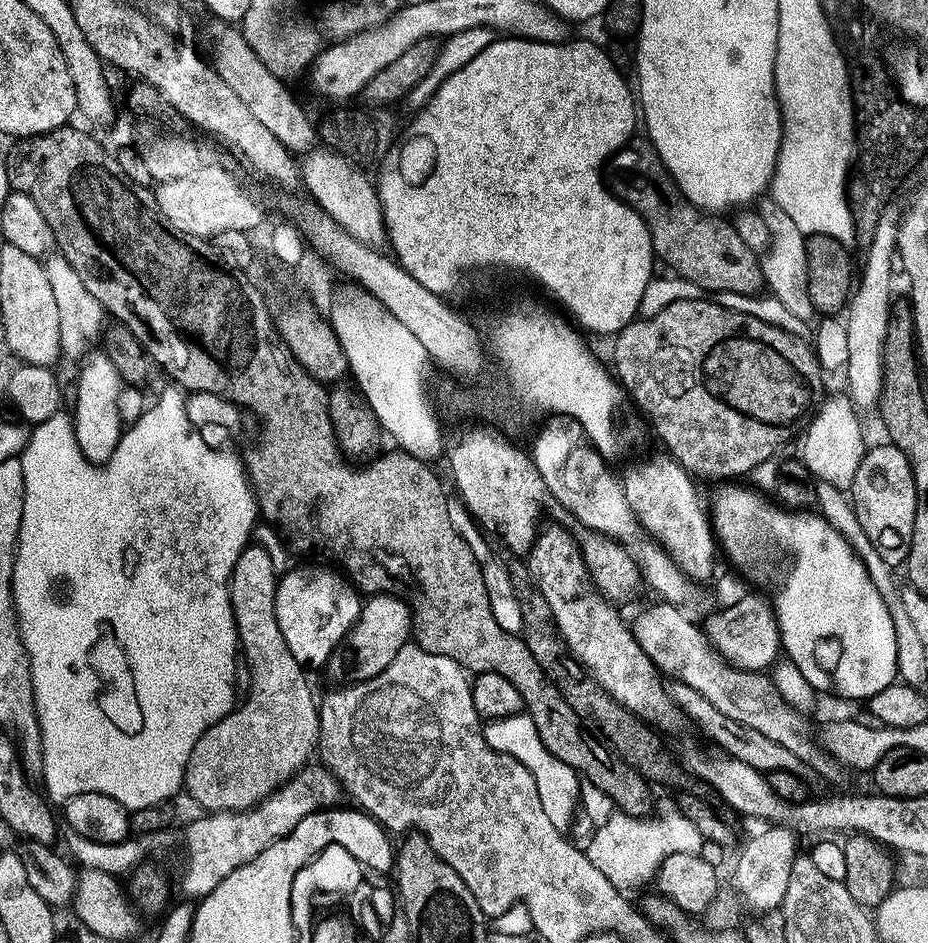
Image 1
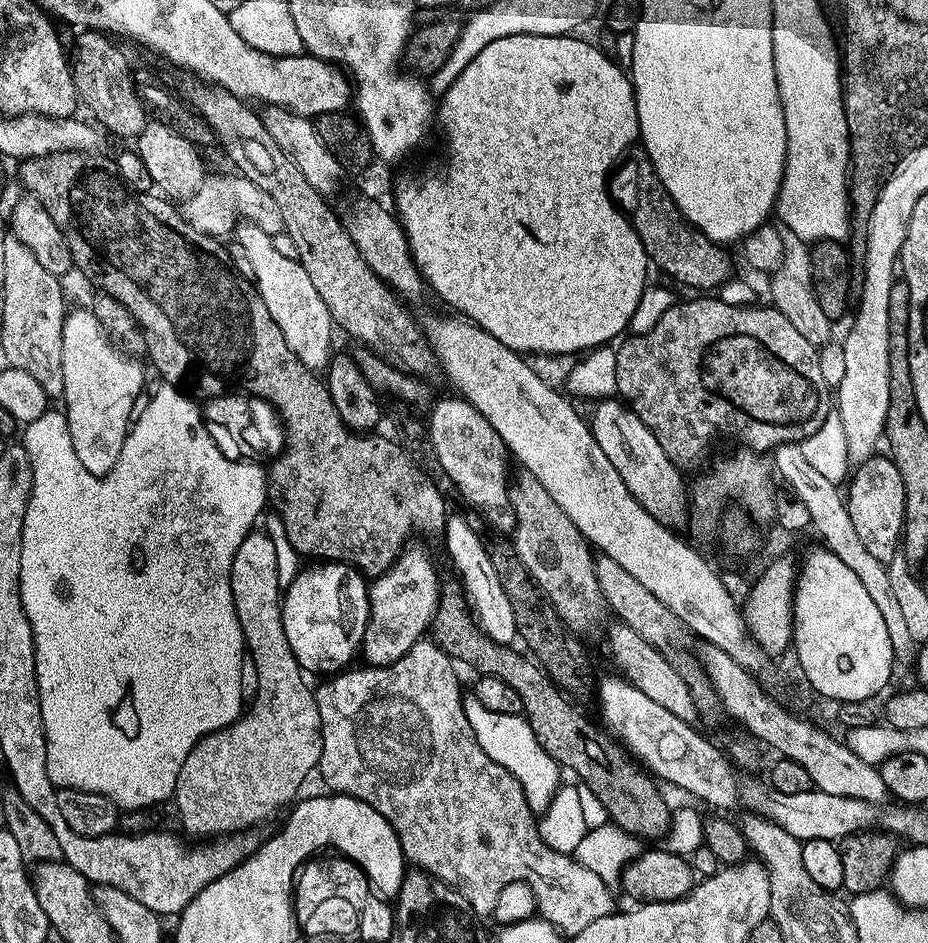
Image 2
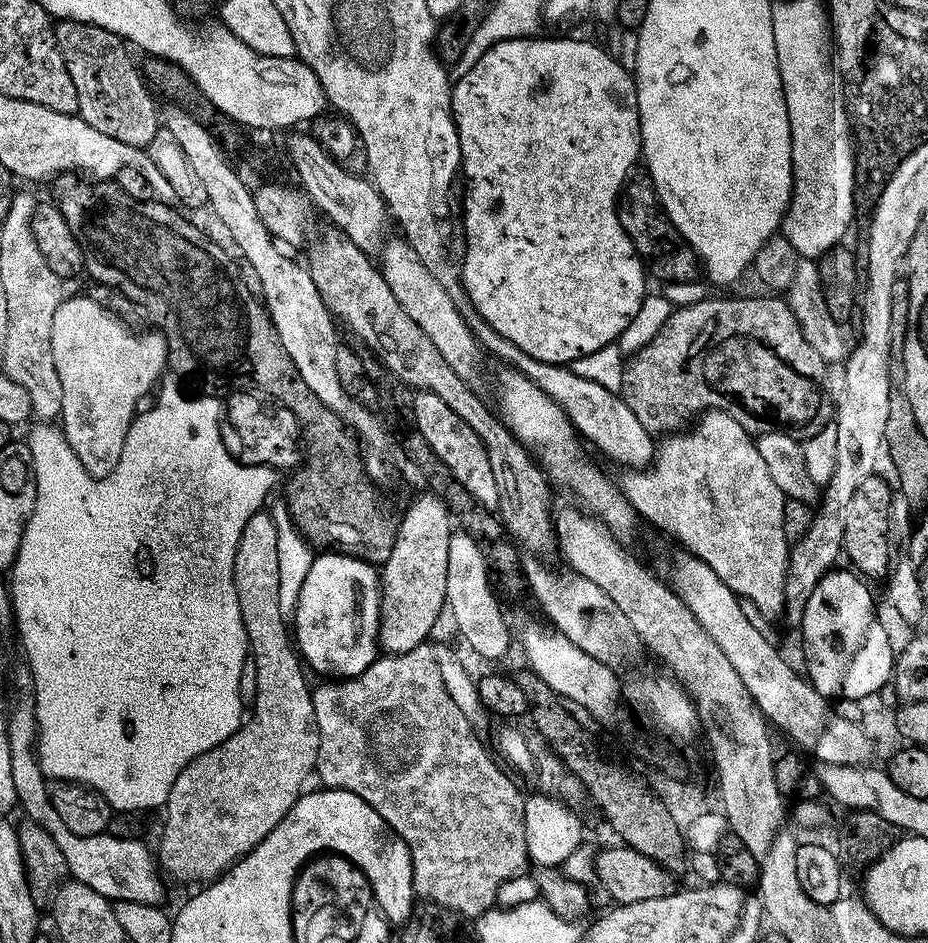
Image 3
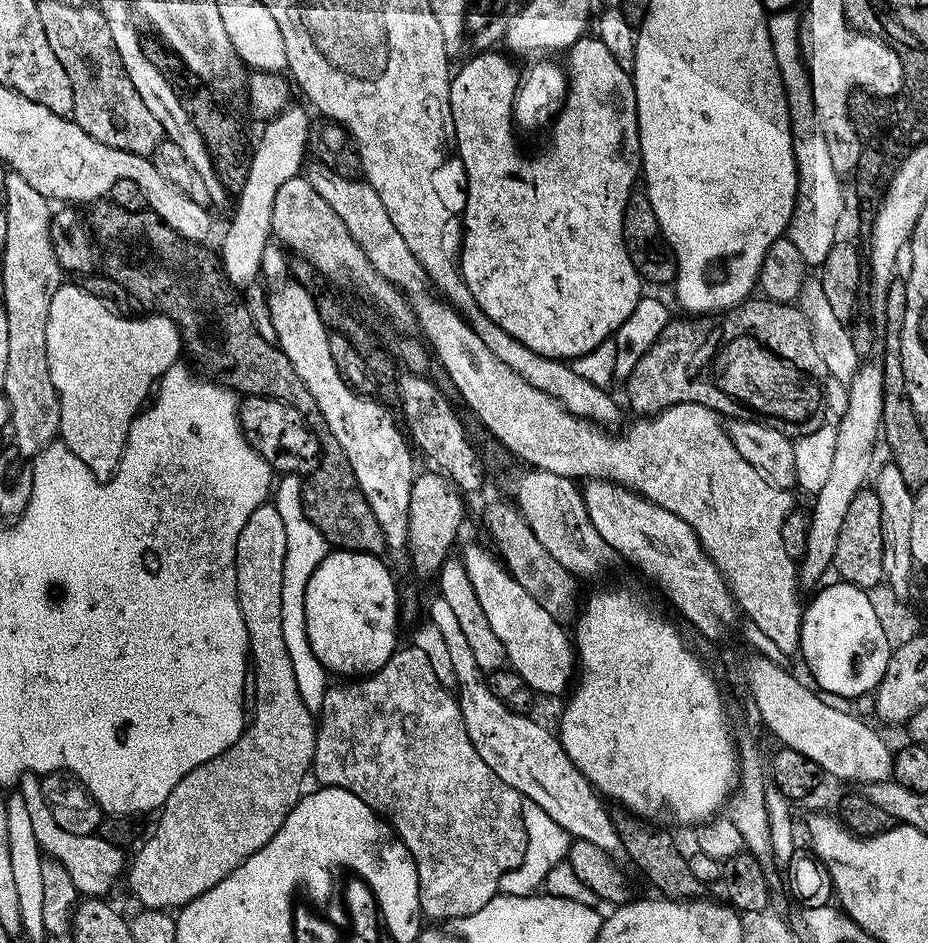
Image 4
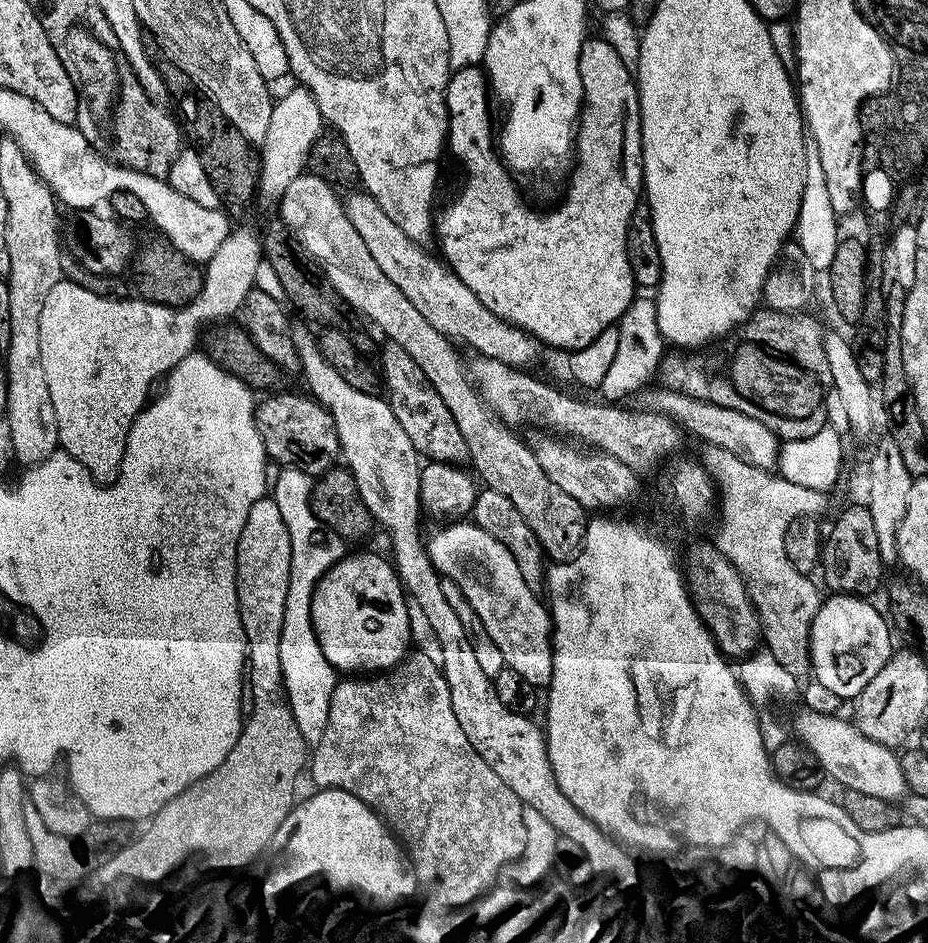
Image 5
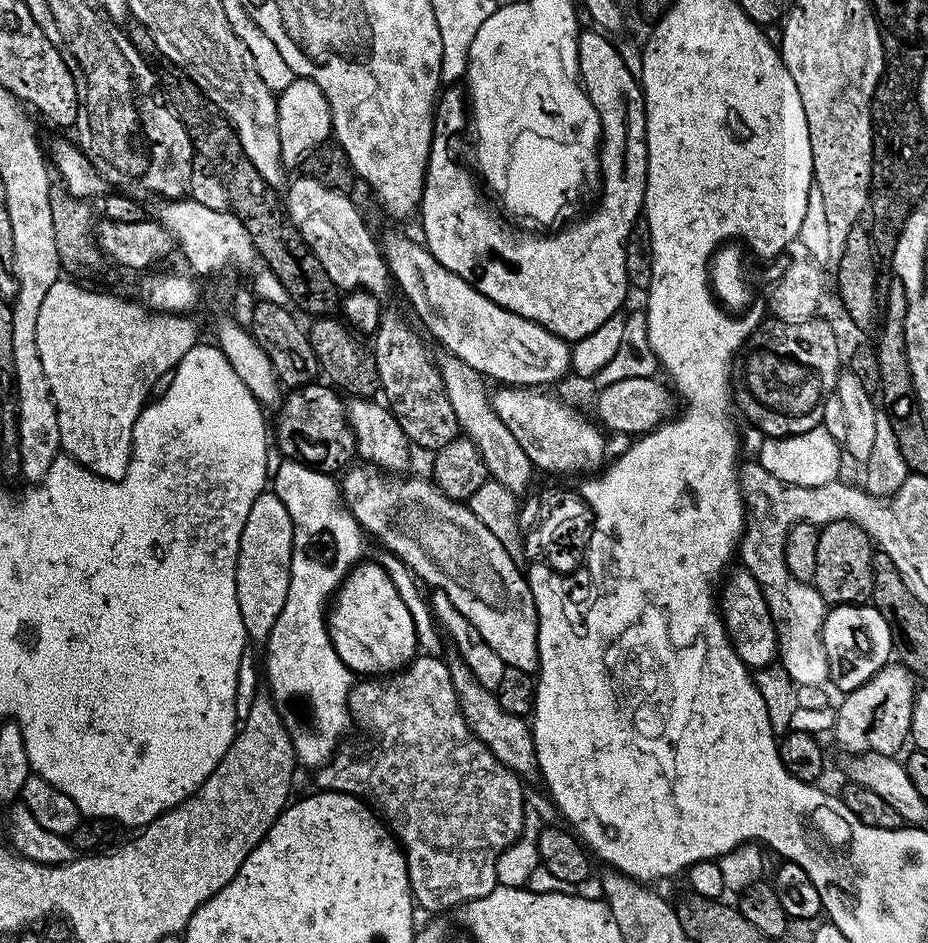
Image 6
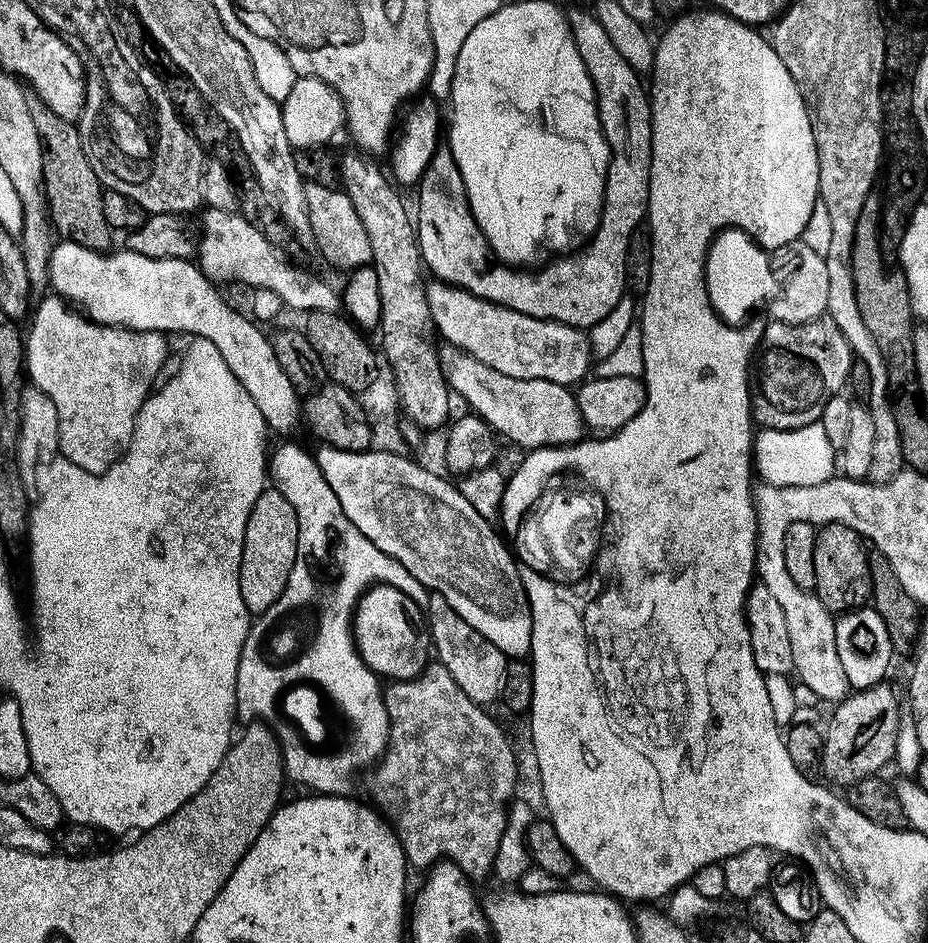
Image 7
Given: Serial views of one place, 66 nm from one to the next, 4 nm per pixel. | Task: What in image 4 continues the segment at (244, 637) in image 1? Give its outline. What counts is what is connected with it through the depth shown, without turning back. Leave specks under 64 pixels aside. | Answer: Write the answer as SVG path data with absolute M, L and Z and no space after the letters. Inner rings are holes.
M265 502L259 504L254 510L254 514L250 514L246 526L242 526L242 534L238 534L238 542L236 543L236 593L238 594L238 602L242 610L242 622L246 622L248 651L250 653L250 676L251 679L256 679L256 717L253 720L251 717L247 721L243 734L238 738L238 742L234 742L234 746L230 746L222 754L218 754L218 758L210 758L210 762L190 770L190 774L186 774L186 778L182 778L178 782L178 786L174 786L169 798L167 798L159 811L158 828L148 840L146 838L141 843L141 846L143 846L135 854L133 860L131 857L126 870L126 882L128 880L131 890L142 902L141 905L145 909L170 910L173 909L172 906L181 908L194 898L205 893L206 890L210 890L211 886L217 885L226 874L232 873L250 854L254 854L259 848L266 846L266 842L270 842L270 838L274 838L274 834L278 833L282 822L286 822L290 810L294 810L294 806L300 800L302 795L300 787L304 784L304 775L309 775L312 767L318 724L314 719L314 713L302 702L302 694L298 694L298 682L294 678L294 662L290 662L290 650L286 650L286 638L282 638L282 586L284 585L285 562L286 530L282 526L282 514L278 514L275 503Z

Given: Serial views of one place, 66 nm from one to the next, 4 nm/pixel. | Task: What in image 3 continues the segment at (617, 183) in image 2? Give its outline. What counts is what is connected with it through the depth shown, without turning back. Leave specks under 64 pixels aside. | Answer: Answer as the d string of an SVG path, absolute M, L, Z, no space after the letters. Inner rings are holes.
M634 180L623 189L618 200L618 211L626 234L636 247L636 253L644 261L647 271L651 275L653 272L660 280L673 280L676 284L684 284L687 280L694 279L696 272L698 276L696 252L669 222L668 216L660 206L659 198L656 197L656 189L651 183L644 181L643 184L640 180Z

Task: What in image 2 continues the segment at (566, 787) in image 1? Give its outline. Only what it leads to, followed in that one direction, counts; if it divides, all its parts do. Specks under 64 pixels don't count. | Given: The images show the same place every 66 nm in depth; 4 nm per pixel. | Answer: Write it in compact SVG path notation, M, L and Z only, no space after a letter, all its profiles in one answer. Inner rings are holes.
M474 694L464 696L463 700L463 713L466 714L466 720L470 722L471 729L474 730L475 740L482 747L483 753L486 754L491 761L498 763L508 772L515 775L517 781L523 787L523 792L527 796L529 807L536 807L539 798L545 800L551 799L558 790L558 783L562 770L556 760L550 758L545 752L545 748L538 742L537 736L533 732L527 717L518 714L494 714L492 711L487 710L482 702L478 702Z

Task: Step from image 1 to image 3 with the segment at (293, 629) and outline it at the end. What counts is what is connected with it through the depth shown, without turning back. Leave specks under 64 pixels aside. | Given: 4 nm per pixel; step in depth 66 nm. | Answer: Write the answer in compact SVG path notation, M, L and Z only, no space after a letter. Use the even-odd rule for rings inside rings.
M324 550L313 559L310 574L300 587L294 613L294 642L303 663L309 669L321 672L324 678L351 678L362 674L378 658L381 610L380 586L382 580L377 569L365 560L344 556L335 550Z

